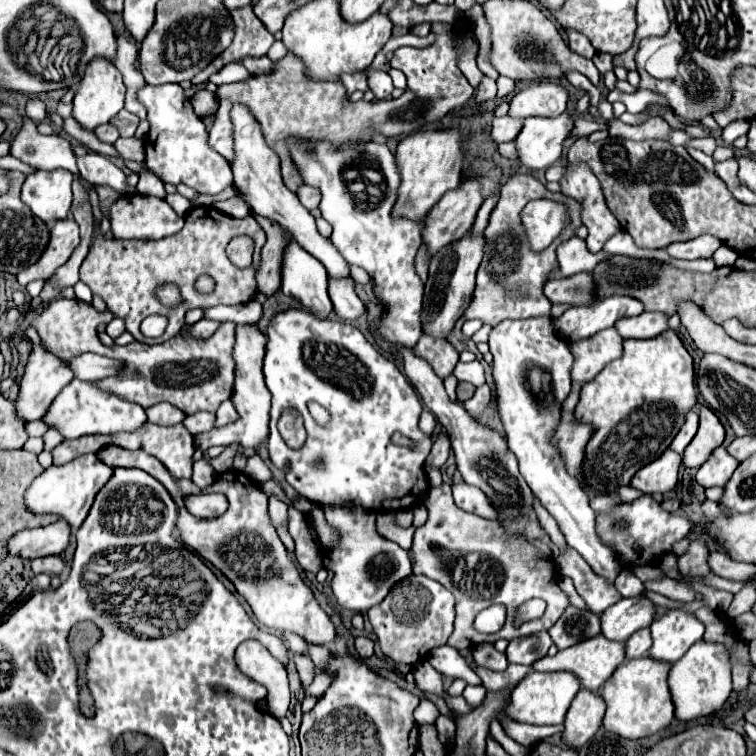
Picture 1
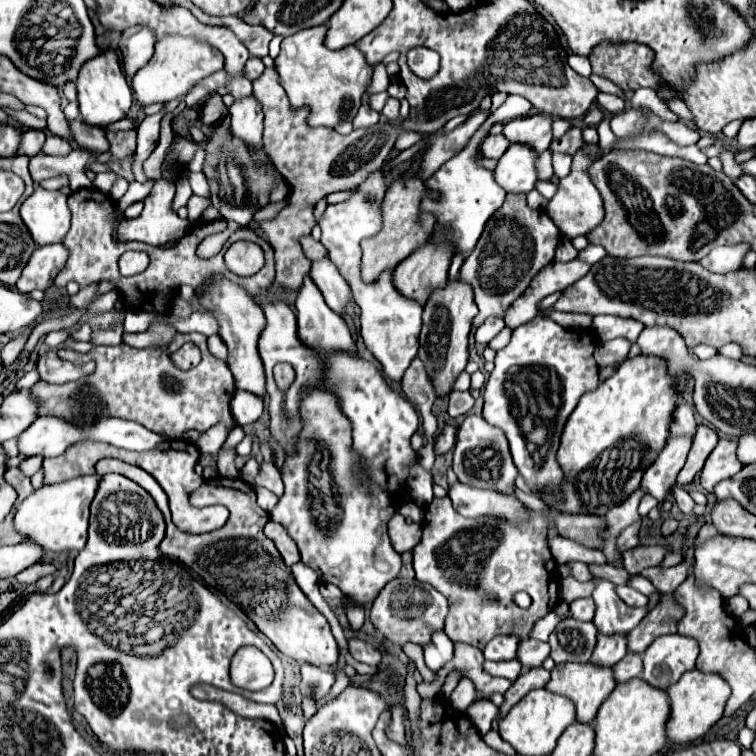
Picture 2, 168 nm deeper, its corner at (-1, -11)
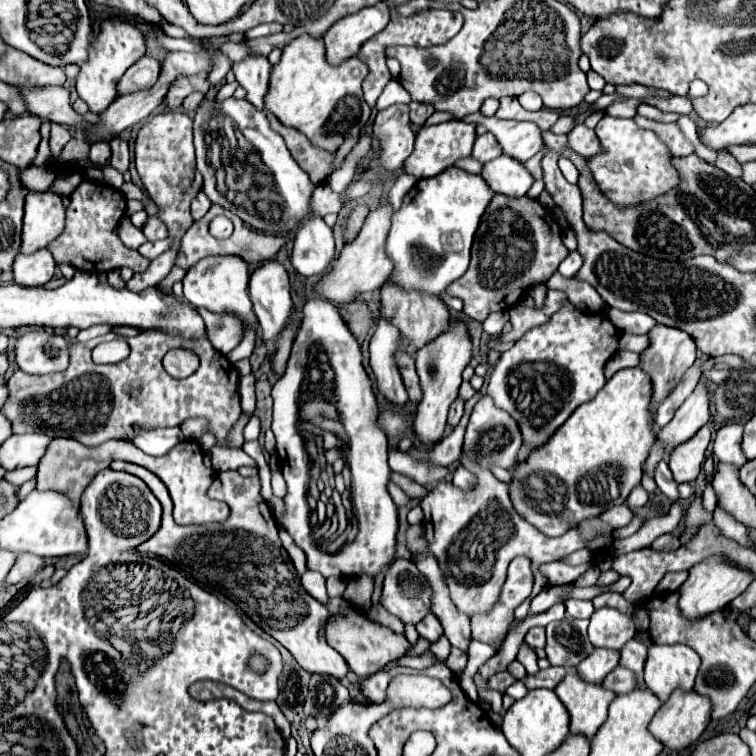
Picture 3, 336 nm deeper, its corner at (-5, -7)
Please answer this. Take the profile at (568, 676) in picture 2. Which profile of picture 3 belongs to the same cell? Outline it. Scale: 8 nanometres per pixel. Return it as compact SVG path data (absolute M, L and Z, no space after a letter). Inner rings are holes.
M575 667L567 669L567 675L555 687L555 693L571 715L571 733L581 733L587 739L591 739L605 723L607 707L615 699L615 695L611 695L601 683L579 679Z

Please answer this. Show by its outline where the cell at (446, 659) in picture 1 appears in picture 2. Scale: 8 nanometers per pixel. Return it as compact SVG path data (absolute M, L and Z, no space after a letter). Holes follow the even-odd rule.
M435 631L431 635L431 641L423 647L425 663L431 671L441 669L453 655L453 641L445 635L445 631Z

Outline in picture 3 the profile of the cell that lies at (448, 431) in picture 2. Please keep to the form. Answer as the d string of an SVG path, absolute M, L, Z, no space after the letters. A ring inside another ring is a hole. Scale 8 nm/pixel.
M455 399L453 401L453 405L451 405L451 409L449 409L449 417L447 417L447 425L449 427L455 427L457 423L459 423L459 419L461 419L461 415L463 415L463 401L461 399Z

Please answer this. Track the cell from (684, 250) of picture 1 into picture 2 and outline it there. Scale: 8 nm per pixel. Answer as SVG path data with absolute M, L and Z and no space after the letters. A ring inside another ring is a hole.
M747 243L739 245L727 245L727 247L715 247L703 261L701 265L709 269L711 273L731 273L743 267L745 255L751 251Z

